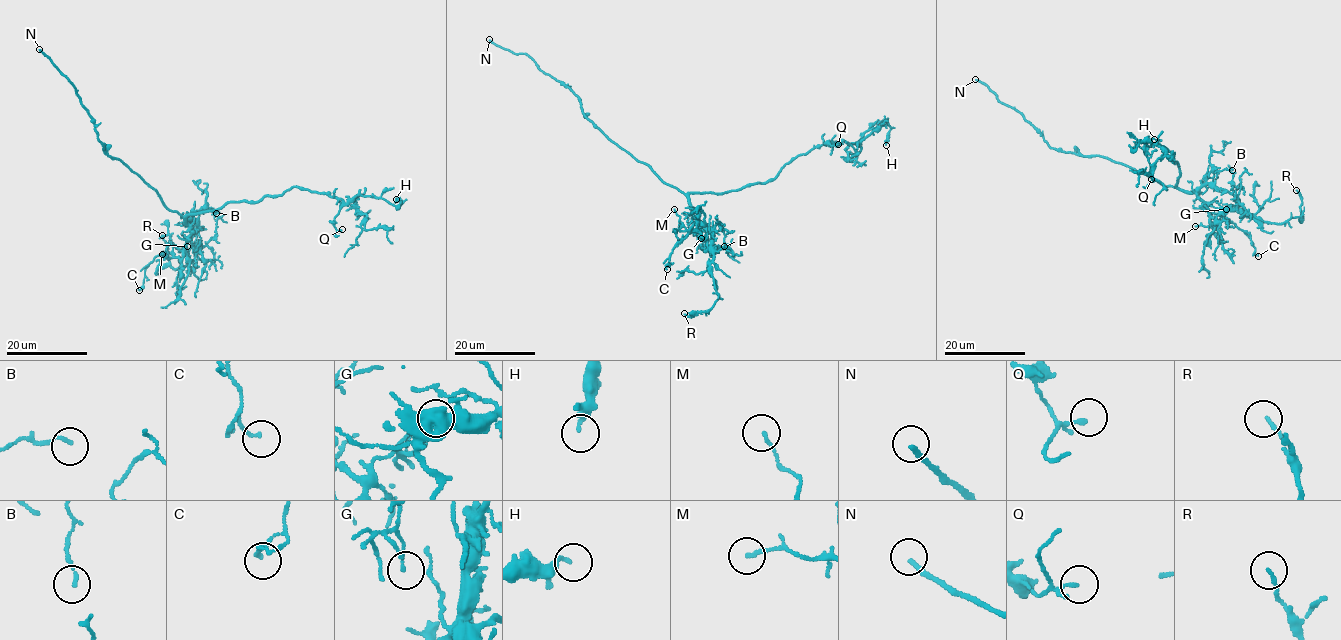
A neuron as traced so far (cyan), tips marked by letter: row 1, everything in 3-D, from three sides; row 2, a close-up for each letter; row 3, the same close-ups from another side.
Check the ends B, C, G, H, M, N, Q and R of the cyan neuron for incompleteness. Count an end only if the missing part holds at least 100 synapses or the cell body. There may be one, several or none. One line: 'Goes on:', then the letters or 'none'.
Goes on: N

